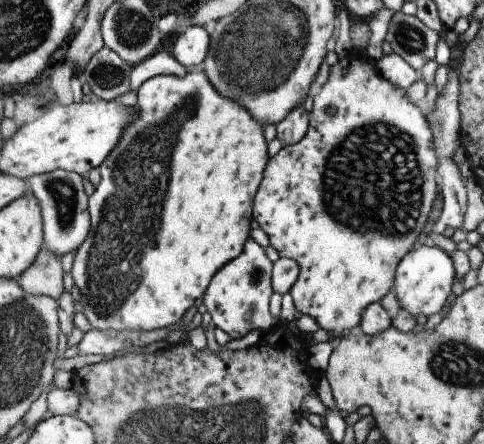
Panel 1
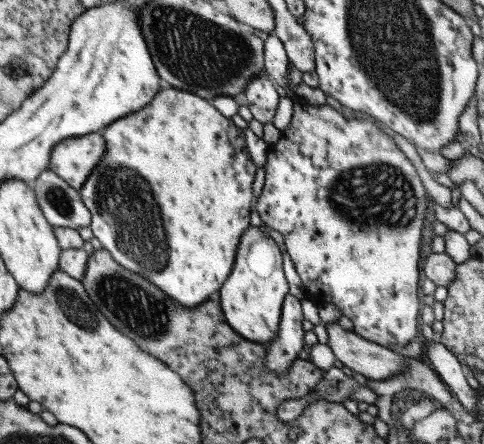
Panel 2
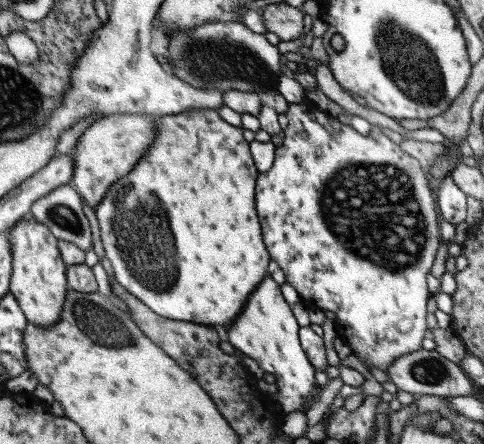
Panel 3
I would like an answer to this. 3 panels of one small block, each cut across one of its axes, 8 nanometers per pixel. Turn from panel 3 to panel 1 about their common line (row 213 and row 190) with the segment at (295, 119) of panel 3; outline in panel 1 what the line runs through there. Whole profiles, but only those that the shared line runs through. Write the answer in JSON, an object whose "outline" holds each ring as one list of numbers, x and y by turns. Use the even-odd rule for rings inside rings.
{"outline":[[349,54,347,58,343,58,341,62,333,64,329,68,329,78,323,84,321,92,313,96,313,108,309,112,309,128,307,134,293,146,285,146,281,148,273,158,267,160,265,168,263,168,263,178,261,184,255,192,253,198,253,220,259,224,259,230,263,230,267,234,269,246,279,254,279,258,289,258,295,260,299,266,299,276,295,280,295,284,289,290,289,296,293,298,293,306,295,310,299,310,303,316,311,316,319,330,325,330,329,334,327,342,337,342,341,338,345,338,347,334,355,332,361,316,365,312,365,308,369,304,379,302,389,288,395,284,395,270,399,266,399,262,403,260,403,256,407,252,411,252,417,236,421,234,427,214,431,210,431,202,435,200,435,194,439,192,437,188,437,156,433,150,433,136,431,136,431,128,427,126,427,118,425,114,419,112,419,108,415,104,409,104,403,96,403,88,397,88,393,84,389,84,373,66,371,60,367,58,357,58,355,54],[329,108,335,108,335,114,327,114],[377,162,377,166,375,166]]}

